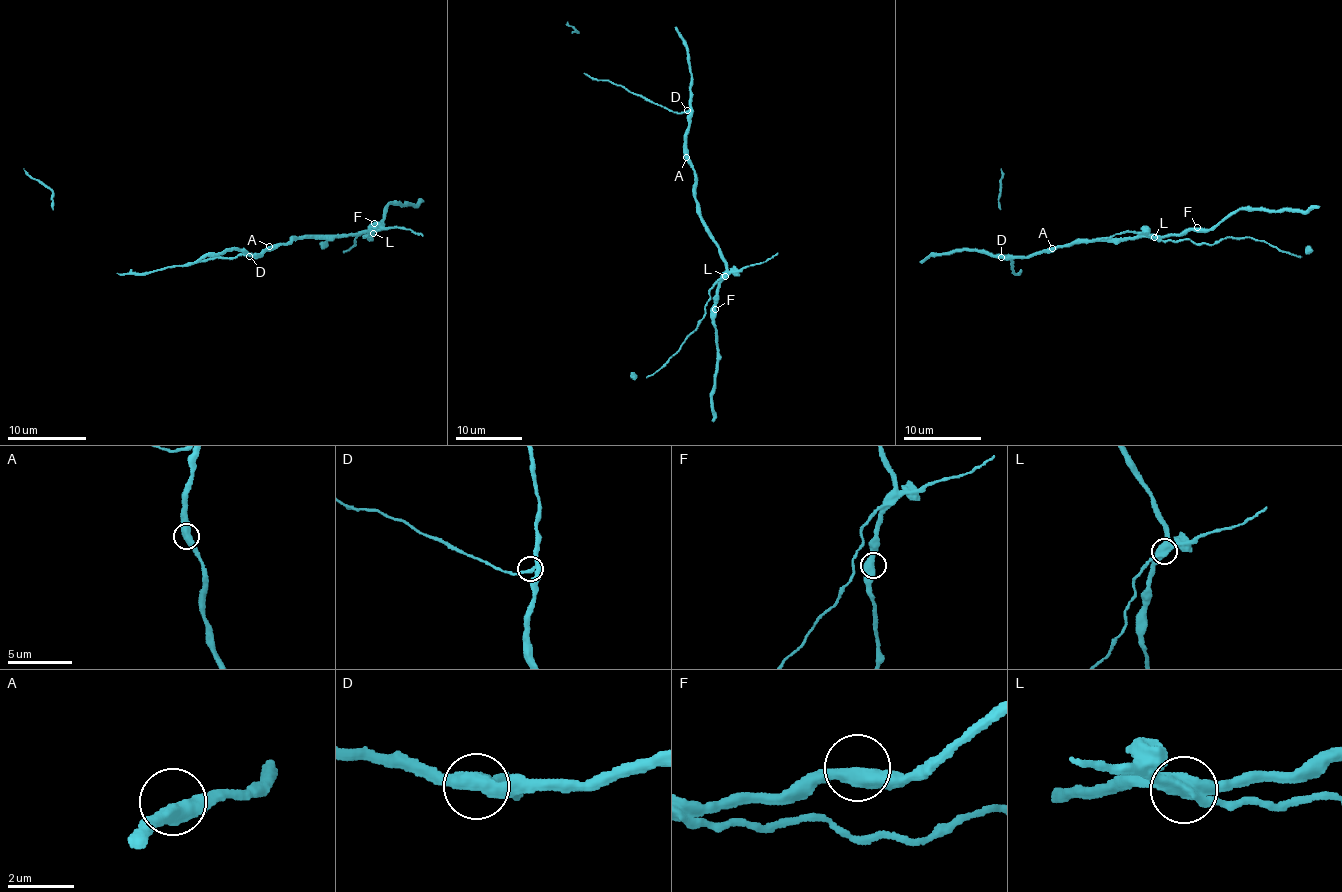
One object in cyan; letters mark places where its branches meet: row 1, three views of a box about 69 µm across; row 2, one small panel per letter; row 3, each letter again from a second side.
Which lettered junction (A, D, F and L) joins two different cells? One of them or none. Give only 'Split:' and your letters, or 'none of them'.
Split: L

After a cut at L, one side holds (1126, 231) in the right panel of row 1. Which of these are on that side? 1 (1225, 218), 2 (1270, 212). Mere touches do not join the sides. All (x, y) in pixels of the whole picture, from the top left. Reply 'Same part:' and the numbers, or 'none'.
Same part: none

